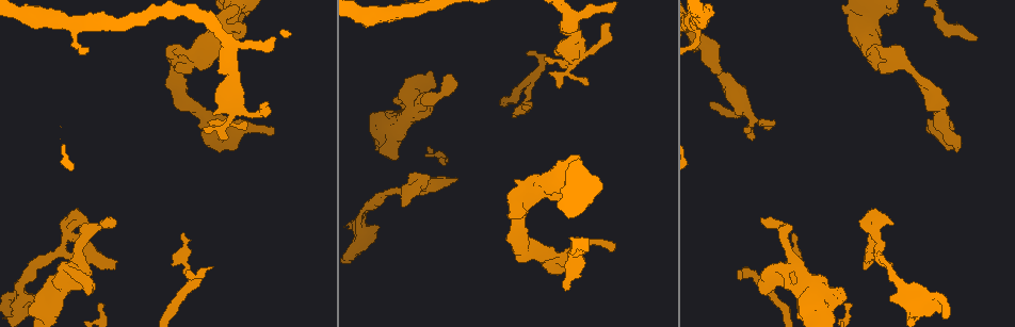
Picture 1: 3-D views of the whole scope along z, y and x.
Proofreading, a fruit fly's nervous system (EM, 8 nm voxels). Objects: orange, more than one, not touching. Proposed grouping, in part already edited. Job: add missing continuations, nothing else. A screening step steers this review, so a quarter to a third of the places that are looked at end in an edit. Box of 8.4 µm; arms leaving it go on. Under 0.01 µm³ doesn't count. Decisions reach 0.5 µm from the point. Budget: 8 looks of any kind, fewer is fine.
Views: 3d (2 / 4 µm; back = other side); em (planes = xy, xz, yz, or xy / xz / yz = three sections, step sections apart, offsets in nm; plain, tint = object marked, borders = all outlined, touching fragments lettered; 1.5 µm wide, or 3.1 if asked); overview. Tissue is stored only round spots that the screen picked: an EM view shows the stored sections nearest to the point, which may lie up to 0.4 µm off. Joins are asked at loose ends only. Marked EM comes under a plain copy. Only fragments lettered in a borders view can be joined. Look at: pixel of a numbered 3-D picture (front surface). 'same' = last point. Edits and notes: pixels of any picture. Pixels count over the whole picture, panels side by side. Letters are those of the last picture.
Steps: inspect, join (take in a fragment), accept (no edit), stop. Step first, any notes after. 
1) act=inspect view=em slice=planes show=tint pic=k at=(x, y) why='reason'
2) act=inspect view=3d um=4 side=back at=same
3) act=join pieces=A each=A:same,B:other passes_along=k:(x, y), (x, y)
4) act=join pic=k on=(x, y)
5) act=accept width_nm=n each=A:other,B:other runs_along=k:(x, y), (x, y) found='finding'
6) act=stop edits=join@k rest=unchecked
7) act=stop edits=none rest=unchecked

act=inspect view=3d um=2 side=back pic=1 at=(106, 219) why='free end'

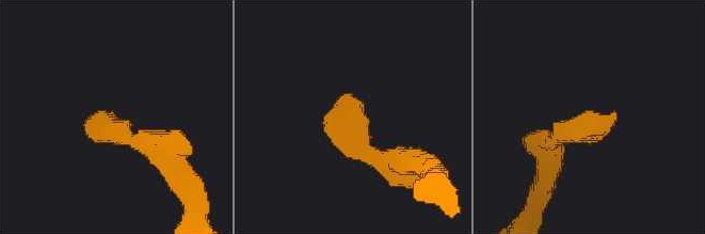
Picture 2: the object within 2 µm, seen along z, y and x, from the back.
act=inspect view=em slice=planes show=borders pic=2 at=(350, 97)

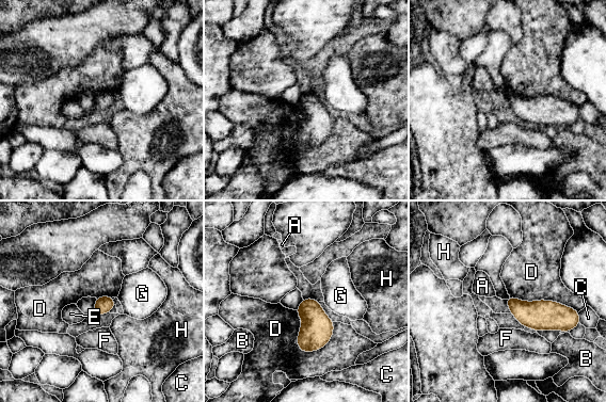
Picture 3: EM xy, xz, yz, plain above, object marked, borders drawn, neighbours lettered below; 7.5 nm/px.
act=accept longest_contact=D:360nm each=A:other,B:other,C:other,D:other,E:other,F:other,G:other,H:other border=3:(296, 310), (298, 347), (321, 349) found='none of them fits'

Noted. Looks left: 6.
act=inspect view=em slice=yz step=8 show=borders pic=1 at=(188, 270) why='tapers out'

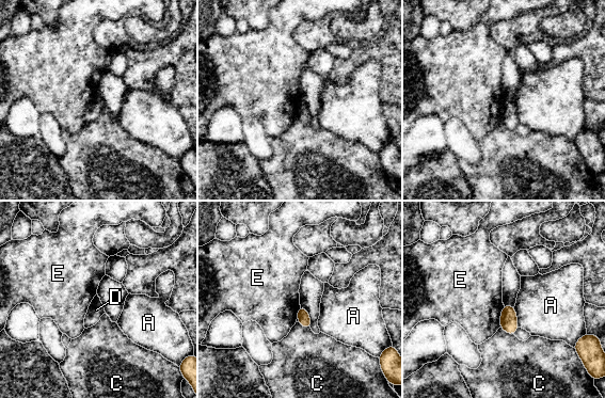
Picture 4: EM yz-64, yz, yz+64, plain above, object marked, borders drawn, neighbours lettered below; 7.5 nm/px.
act=accept longest_contact=E:170nm each=A:other,C:other,D:other,E:other border=4:(504, 305), (500, 312), (499, 327) found='no lettered fragment goes on from it'

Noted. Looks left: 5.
act=inspect view=em slice=planes show=borders pic=1 at=(424, 186) why='branch stops here'

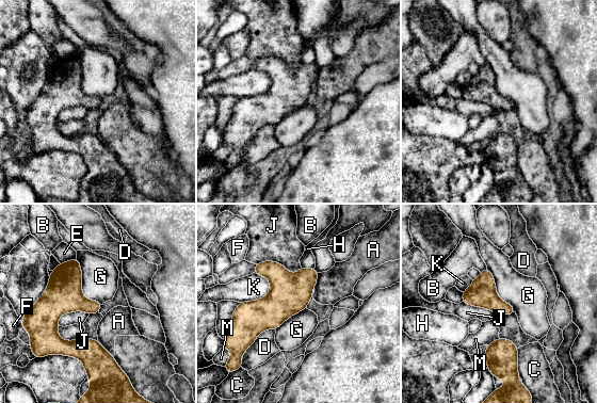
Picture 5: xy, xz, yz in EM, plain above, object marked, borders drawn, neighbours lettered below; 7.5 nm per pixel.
act=accept width_nm=140 longest_contact=G:400nm each=A:other,B:other,C:other,D:other,E:other,F:other,G:other,H:other,J:other,K:other,M:other found='none of them fits'

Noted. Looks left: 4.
act=stop edits=none rest=unchecked

